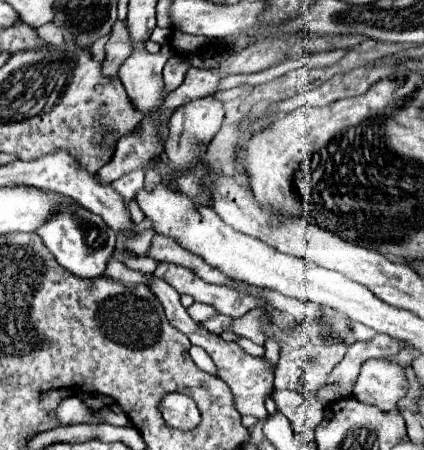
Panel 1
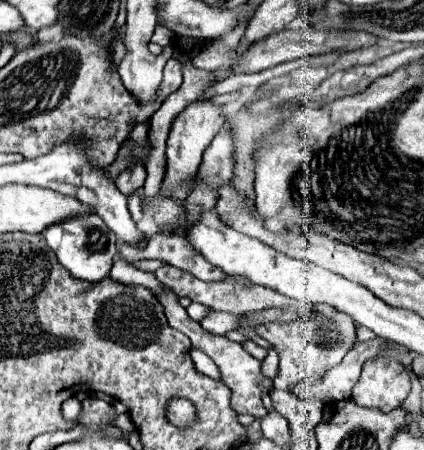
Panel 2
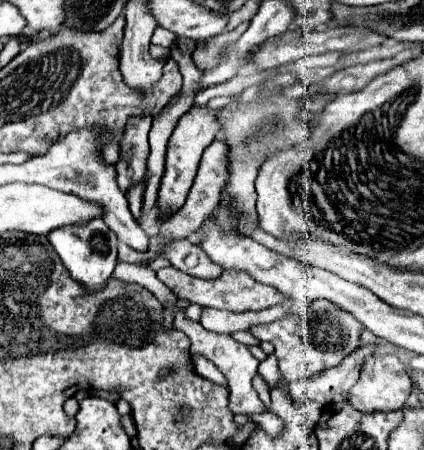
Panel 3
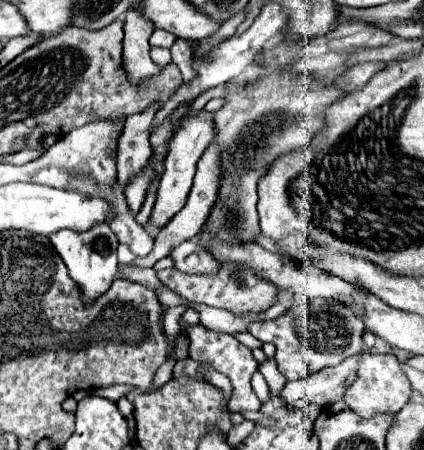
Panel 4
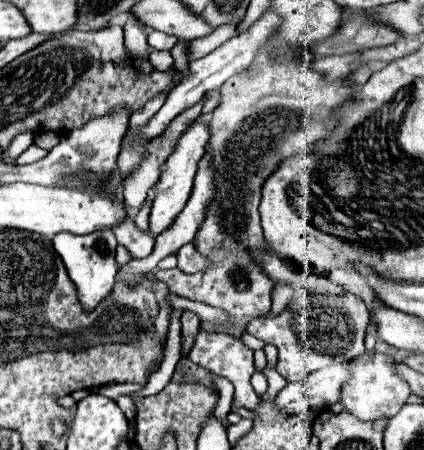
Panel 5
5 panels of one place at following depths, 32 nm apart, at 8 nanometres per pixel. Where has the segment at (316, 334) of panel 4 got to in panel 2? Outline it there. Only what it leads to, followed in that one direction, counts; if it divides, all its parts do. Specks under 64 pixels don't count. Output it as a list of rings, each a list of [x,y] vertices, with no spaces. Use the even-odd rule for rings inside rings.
[[[324,304],[316,306],[316,314],[312,318],[300,318],[288,324],[268,322],[260,324],[256,332],[278,348],[280,366],[274,378],[274,388],[278,390],[292,390],[298,382],[318,384],[332,366],[340,364],[340,360],[346,356],[348,348],[352,348],[356,338],[356,326],[352,318]]]

